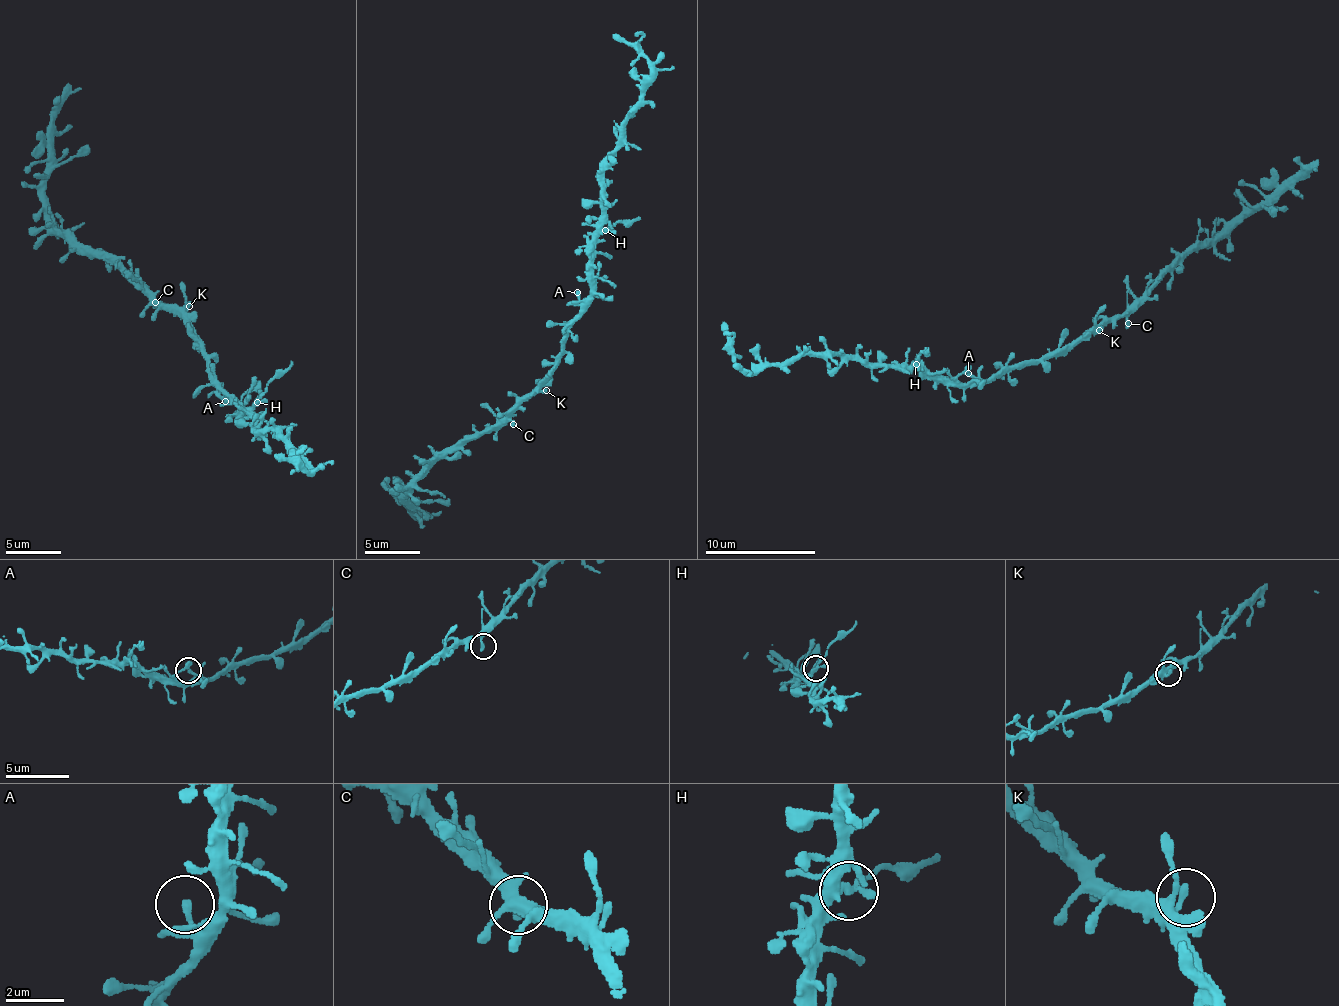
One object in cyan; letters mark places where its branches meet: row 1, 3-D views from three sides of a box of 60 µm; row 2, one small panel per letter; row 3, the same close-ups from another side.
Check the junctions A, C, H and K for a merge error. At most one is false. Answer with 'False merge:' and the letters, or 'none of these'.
False merge: H

